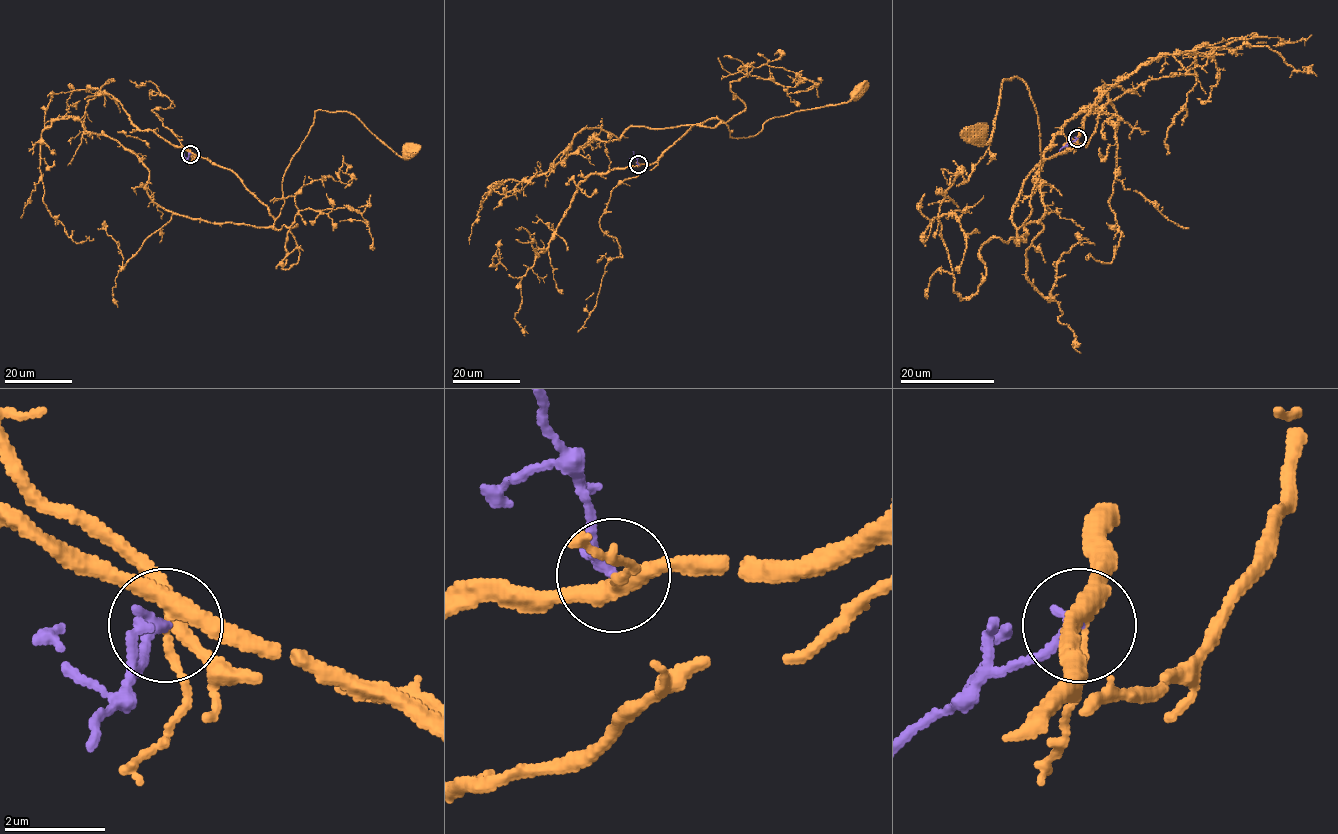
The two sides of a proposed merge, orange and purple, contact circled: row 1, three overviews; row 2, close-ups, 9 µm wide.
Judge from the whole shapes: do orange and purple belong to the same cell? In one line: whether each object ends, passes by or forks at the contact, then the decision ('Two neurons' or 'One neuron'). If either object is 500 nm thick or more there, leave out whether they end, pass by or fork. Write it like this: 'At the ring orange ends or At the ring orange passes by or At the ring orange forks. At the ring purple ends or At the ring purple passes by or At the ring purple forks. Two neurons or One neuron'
At the ring orange forks. At the ring purple ends. Two neurons

